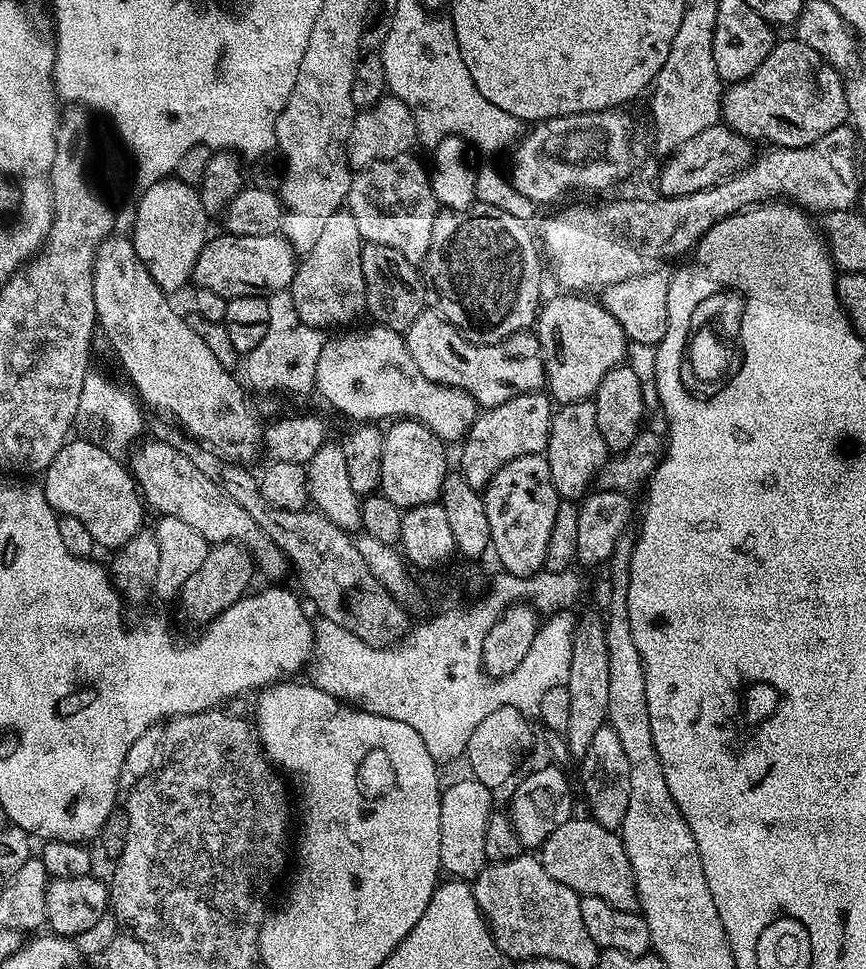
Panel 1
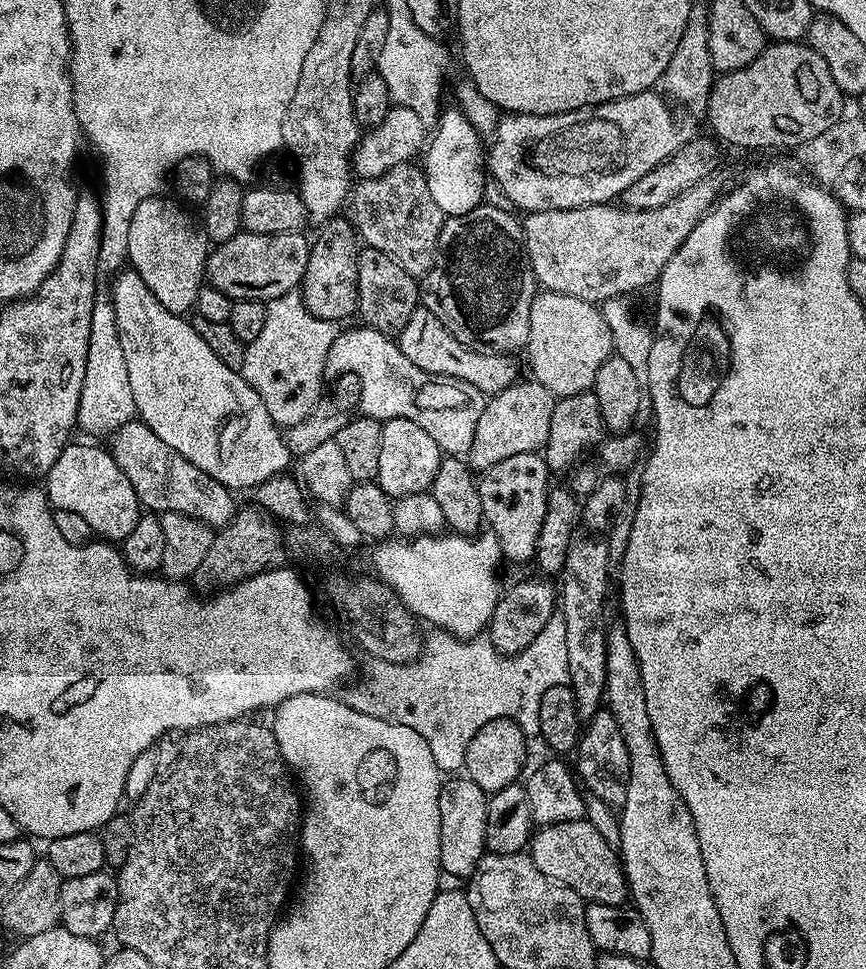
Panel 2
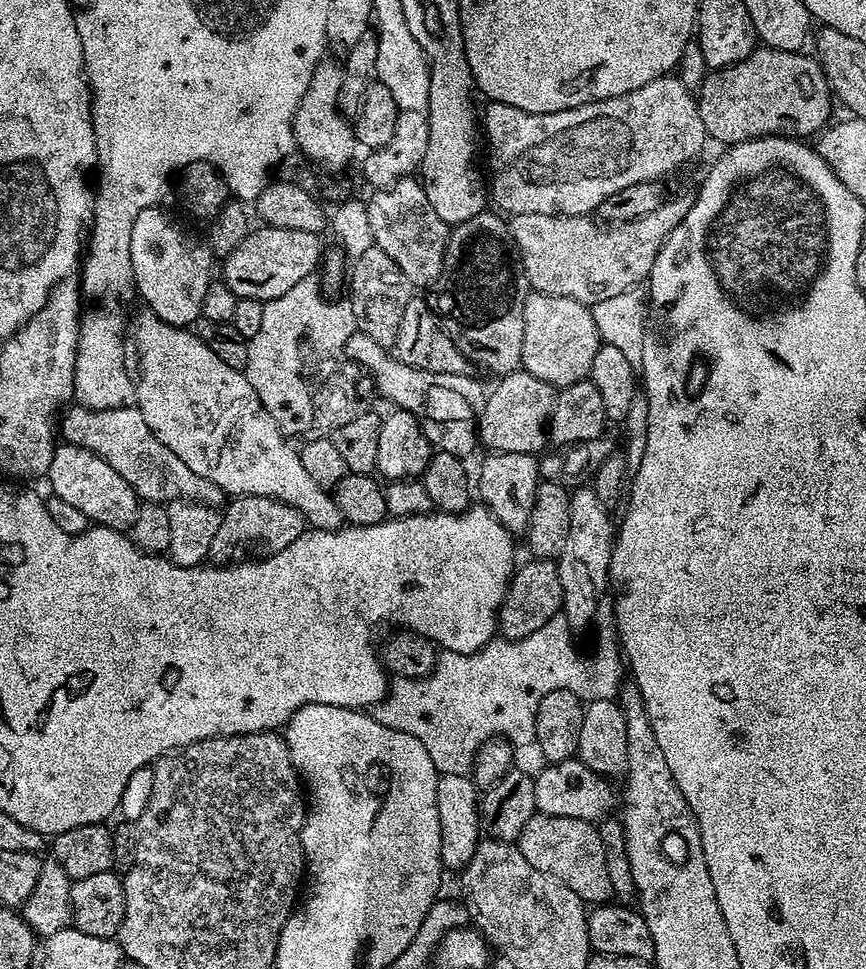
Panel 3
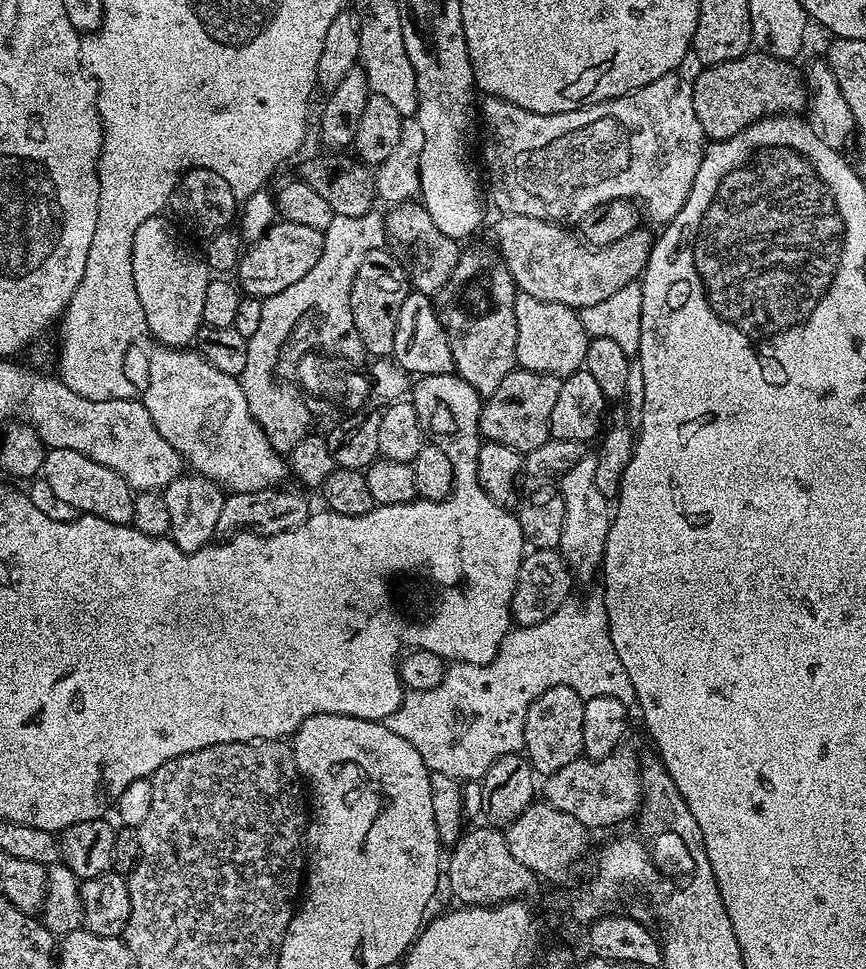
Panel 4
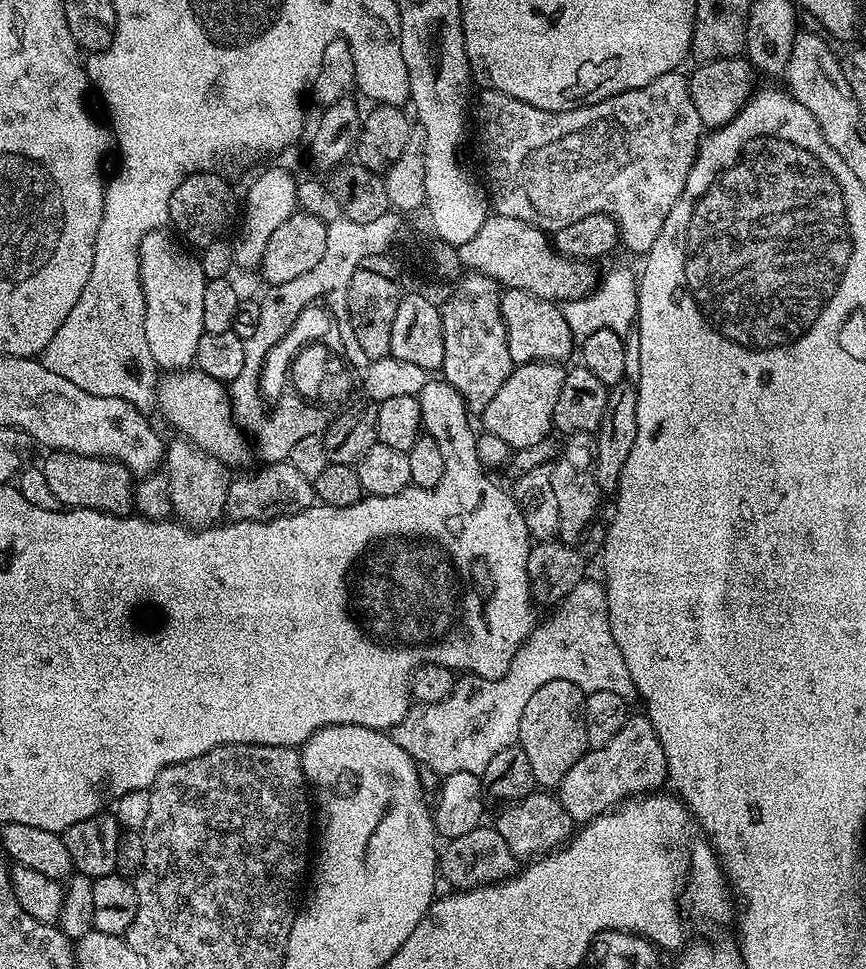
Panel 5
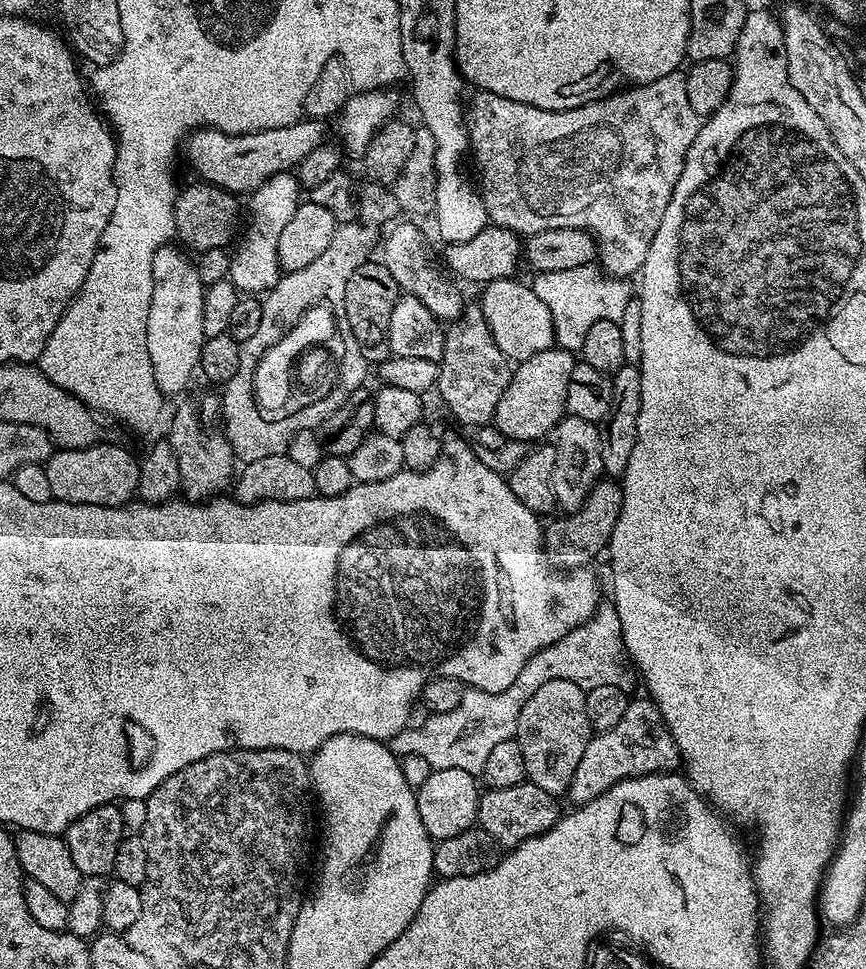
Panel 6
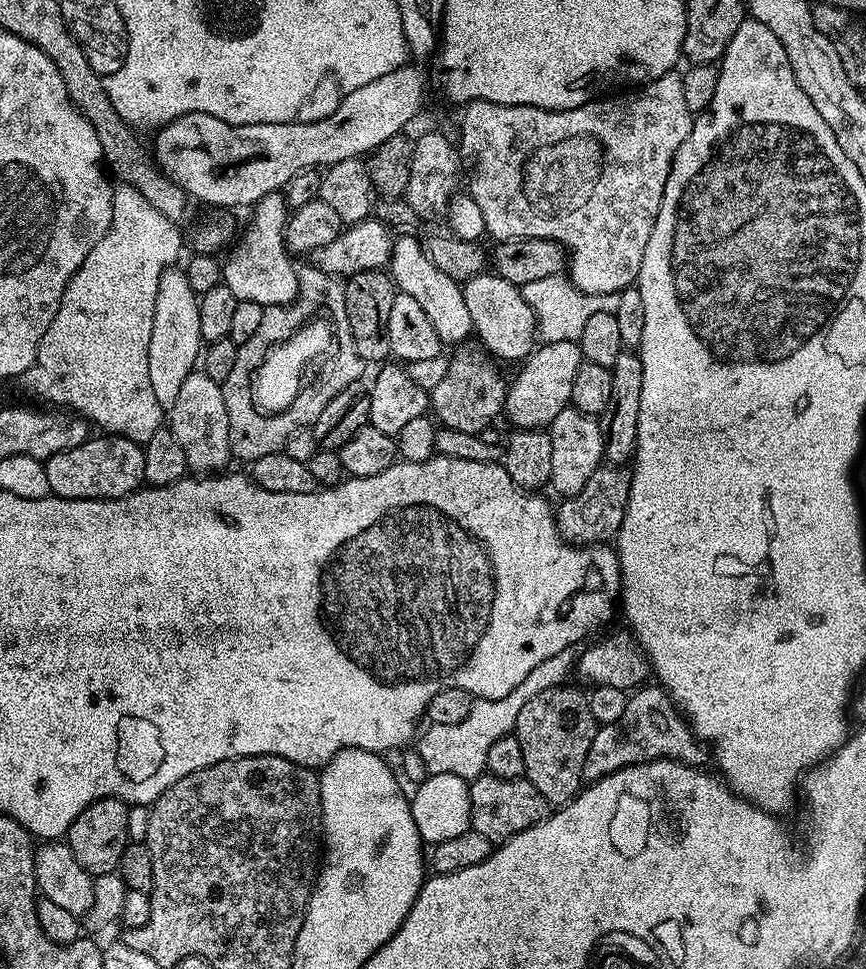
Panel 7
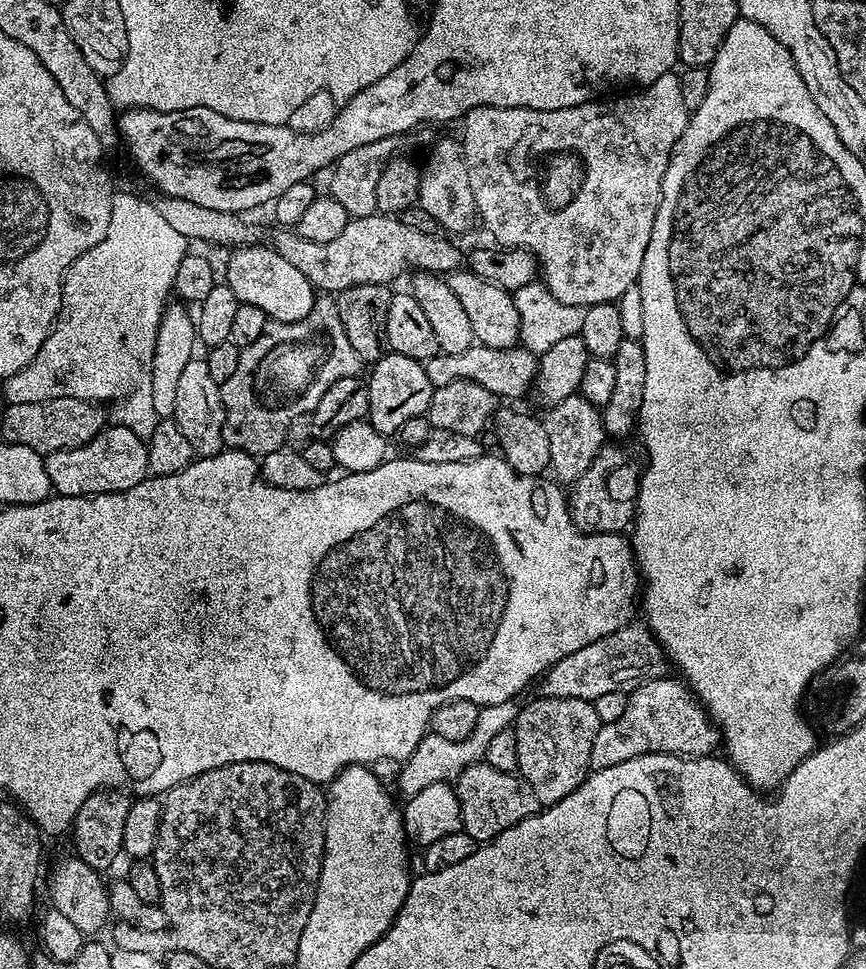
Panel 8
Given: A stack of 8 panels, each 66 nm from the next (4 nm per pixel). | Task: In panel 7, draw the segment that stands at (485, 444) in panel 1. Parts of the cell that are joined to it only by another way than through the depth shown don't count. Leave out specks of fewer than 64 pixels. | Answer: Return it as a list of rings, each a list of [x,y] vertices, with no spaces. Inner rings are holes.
[[[574,341],[541,343],[519,365],[520,373],[508,384],[503,415],[516,430],[544,430],[572,402],[572,383],[578,374],[582,357]]]

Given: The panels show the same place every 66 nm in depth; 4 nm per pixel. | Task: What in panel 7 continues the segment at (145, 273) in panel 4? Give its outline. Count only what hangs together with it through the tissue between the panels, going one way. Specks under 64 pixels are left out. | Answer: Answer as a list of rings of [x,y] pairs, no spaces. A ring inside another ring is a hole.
[[[173,266],[165,270],[158,282],[158,302],[154,308],[154,330],[150,334],[150,386],[154,386],[154,398],[159,402],[161,409],[167,410],[174,406],[182,382],[197,367],[202,356],[202,341],[200,327],[198,326],[198,310],[200,309],[200,296],[190,286],[185,269]]]

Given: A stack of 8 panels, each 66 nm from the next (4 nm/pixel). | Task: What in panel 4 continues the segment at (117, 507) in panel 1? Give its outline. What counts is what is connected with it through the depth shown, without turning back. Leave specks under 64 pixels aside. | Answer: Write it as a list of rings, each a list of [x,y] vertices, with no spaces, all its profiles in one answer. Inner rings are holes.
[[[49,448],[44,453],[42,479],[50,482],[54,494],[62,498],[62,502],[70,502],[77,513],[86,516],[106,518],[106,522],[126,524],[132,518],[133,489],[110,466],[102,466],[102,462],[94,462],[86,458],[86,454],[78,454],[78,450],[62,450]]]

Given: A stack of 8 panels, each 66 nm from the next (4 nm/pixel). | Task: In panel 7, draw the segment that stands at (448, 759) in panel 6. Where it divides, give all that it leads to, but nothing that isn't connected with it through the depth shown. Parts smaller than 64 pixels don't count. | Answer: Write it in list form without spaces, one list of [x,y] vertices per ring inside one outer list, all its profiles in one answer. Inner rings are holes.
[[[571,651],[562,654],[554,654],[554,658],[546,658],[530,674],[526,674],[523,682],[518,682],[510,694],[501,700],[482,700],[473,699],[470,706],[470,714],[462,718],[460,724],[454,726],[438,726],[432,724],[428,729],[421,731],[418,736],[418,749],[425,762],[427,771],[431,774],[458,774],[463,780],[473,781],[481,775],[487,766],[487,755],[490,753],[490,746],[497,742],[503,736],[509,735],[515,729],[518,722],[518,710],[547,688],[555,688],[563,685],[568,675],[574,672],[574,656]]]

